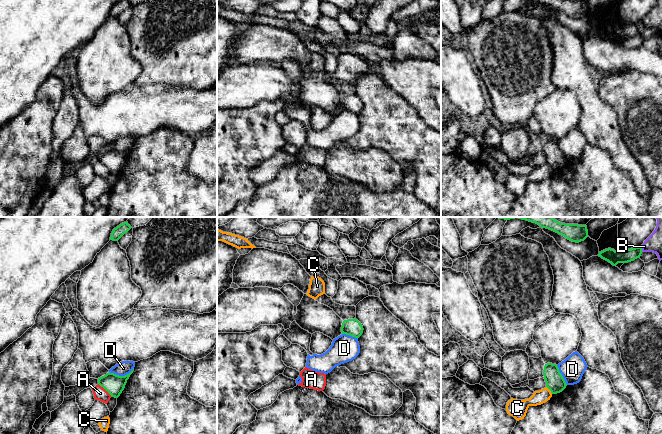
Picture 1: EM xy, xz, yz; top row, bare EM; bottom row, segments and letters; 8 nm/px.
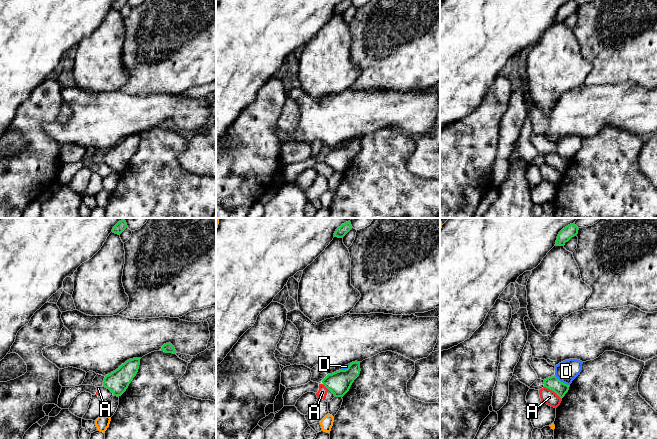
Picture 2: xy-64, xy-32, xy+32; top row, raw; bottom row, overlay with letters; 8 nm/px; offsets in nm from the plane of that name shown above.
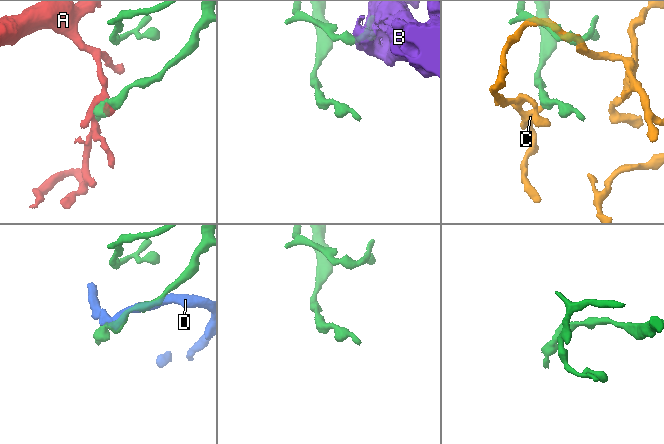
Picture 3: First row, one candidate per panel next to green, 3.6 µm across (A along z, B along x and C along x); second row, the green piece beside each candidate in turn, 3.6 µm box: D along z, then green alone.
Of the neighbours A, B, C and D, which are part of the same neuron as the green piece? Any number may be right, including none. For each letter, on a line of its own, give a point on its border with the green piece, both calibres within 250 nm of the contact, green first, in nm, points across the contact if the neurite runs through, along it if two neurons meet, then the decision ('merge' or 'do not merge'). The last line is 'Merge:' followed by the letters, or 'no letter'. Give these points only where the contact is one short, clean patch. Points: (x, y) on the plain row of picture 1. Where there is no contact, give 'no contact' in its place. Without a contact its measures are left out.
A: contact xy (105, 165); calibres 160 and 100 nm; do not merge
B: contact yz (641, 25); calibres 110 and 140 nm; border yz (640, 23), (643, 27); do not merge
C: contact yz (549, 165); calibres 150 and 110 nm; do not merge
D: contact xy (121, 152); calibres 160 and 120 nm; do not merge
Merge: no letter

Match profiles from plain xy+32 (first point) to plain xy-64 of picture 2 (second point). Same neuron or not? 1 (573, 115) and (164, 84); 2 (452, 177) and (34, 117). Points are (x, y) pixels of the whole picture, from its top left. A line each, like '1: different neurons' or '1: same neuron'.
1: different neurons
2: same neuron

